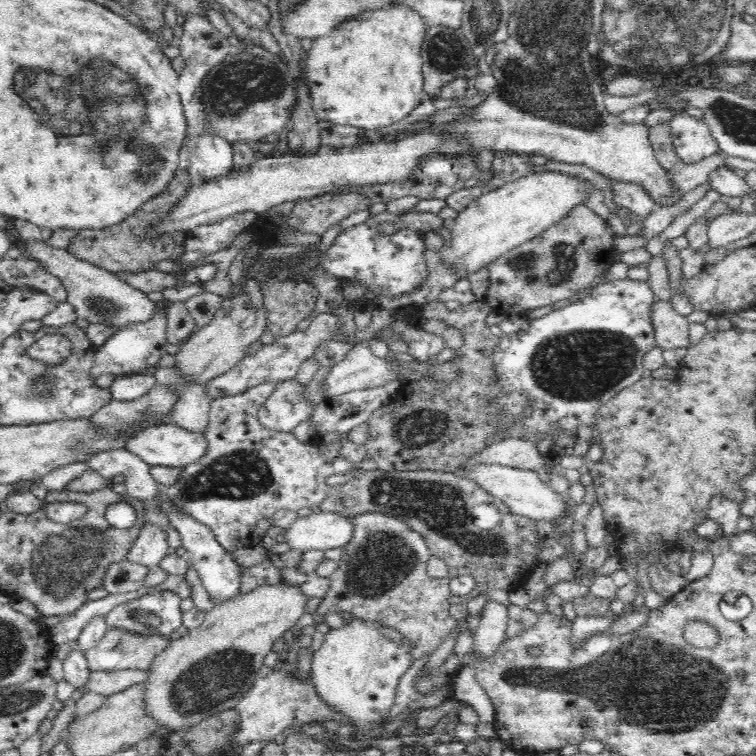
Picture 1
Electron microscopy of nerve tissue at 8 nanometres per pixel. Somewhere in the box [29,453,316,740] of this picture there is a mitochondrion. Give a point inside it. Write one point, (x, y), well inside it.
(209, 681)

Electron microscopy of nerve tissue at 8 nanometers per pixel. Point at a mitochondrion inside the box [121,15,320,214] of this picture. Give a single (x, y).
(241, 84)

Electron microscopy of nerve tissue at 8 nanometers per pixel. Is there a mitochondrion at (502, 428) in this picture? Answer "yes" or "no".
no

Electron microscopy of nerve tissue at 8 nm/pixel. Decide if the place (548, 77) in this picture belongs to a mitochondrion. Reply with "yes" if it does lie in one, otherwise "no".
yes

